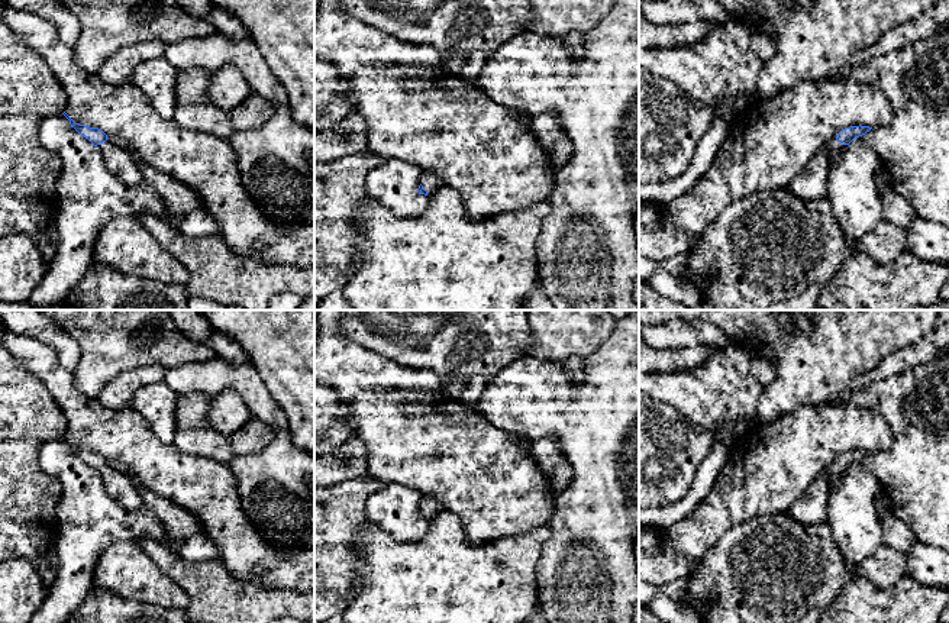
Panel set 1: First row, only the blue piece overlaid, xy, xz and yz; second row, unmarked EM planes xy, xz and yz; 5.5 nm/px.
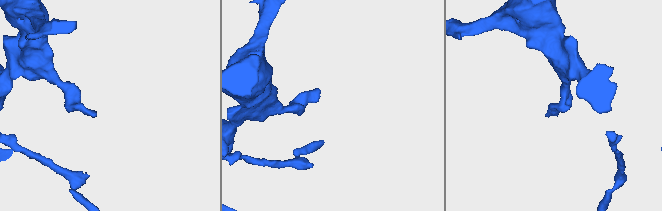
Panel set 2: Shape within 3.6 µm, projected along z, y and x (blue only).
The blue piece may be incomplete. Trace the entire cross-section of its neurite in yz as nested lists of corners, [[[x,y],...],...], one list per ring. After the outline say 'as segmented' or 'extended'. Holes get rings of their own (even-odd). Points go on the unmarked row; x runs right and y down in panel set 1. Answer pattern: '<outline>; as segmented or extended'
[[[850,451],[842,453],[824,472],[823,478],[827,481],[830,477],[842,477],[845,472],[855,464],[866,456],[869,456],[872,452],[869,451]]]; extended

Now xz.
[[[435,497],[423,498],[420,503],[420,510],[417,513],[419,519],[433,520],[439,513],[445,511],[446,509],[442,503]]]; extended

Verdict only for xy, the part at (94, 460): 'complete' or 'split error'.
split error

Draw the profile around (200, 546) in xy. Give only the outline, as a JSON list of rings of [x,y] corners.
[[[203,532],[191,536],[178,548],[175,553],[183,556],[188,562],[220,561],[219,548]]]

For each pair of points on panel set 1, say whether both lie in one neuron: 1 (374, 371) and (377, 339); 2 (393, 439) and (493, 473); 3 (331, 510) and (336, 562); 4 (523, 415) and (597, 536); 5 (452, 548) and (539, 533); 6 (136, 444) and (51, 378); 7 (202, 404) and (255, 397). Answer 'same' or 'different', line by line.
1: different
2: same
3: same
4: same
5: same
6: same
7: different

